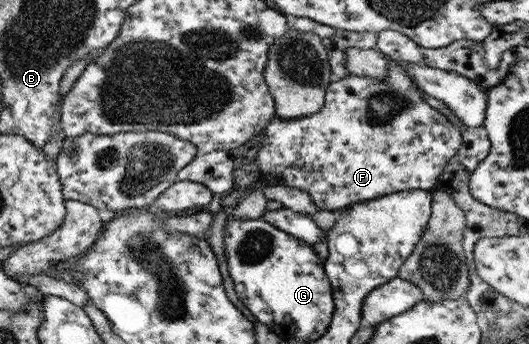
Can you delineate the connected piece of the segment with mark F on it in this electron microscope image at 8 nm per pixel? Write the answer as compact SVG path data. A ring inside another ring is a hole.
M390 59L387 63L387 78L385 80L350 74L347 78L341 78L341 80L331 83L326 91L326 105L322 108L322 111L317 112L311 117L291 118L288 120L277 117L269 122L269 126L264 131L262 144L260 144L255 160L259 166L259 170L261 170L261 177L259 177L260 184L267 187L286 186L304 190L310 193L311 198L320 210L333 212L343 207L353 206L355 203L371 201L395 192L415 189L433 190L441 181L442 173L445 171L447 163L458 154L463 140L459 127L455 127L441 112L438 112L435 108L431 108L429 102L426 101L426 95L409 78L409 74L405 72L405 68L402 67L401 63L393 59Z

